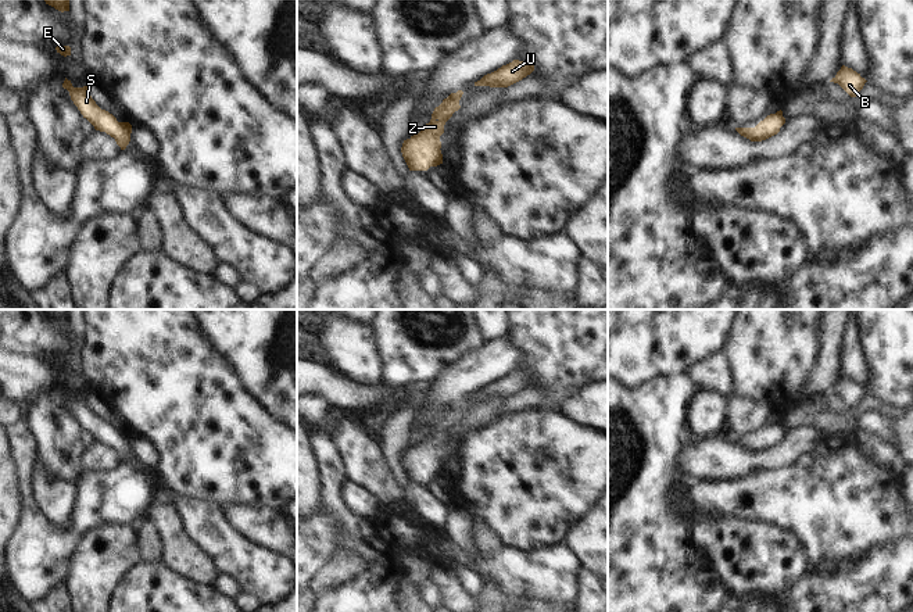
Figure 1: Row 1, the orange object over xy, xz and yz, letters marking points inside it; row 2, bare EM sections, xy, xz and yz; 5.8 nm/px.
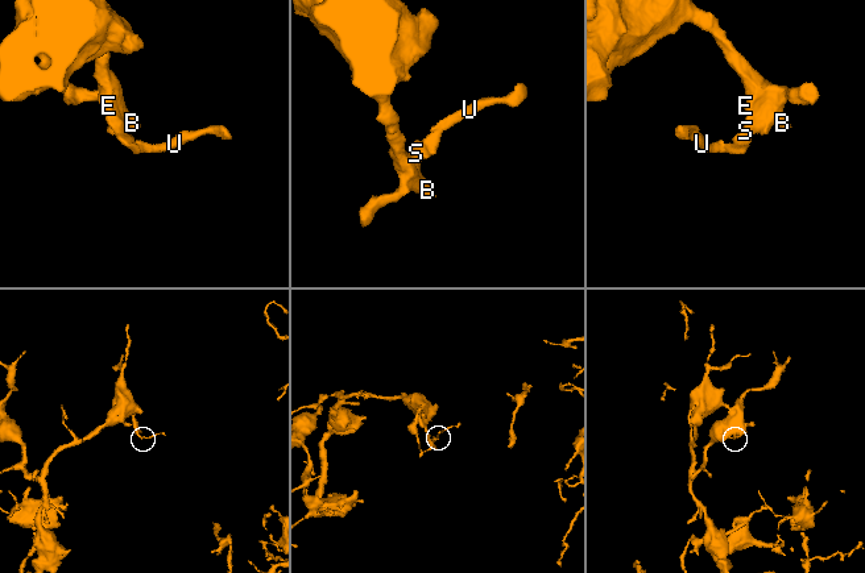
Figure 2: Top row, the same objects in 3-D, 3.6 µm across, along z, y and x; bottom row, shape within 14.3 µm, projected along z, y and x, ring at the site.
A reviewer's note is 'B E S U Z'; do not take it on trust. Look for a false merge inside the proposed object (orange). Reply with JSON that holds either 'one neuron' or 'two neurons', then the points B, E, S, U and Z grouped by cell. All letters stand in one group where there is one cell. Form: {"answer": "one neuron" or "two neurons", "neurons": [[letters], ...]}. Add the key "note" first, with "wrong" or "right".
{"note": "right", "answer": "one neuron", "neurons": [["B", "E", "S", "U", "Z"]]}

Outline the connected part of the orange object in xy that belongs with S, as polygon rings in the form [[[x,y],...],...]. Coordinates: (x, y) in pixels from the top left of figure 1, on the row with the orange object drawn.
[[[65,78],[62,87],[69,92],[74,104],[96,130],[105,132],[114,137],[121,150],[126,148],[132,133],[132,125],[129,122],[118,122],[112,114],[101,110],[89,94],[87,85],[74,87],[71,80]]]

